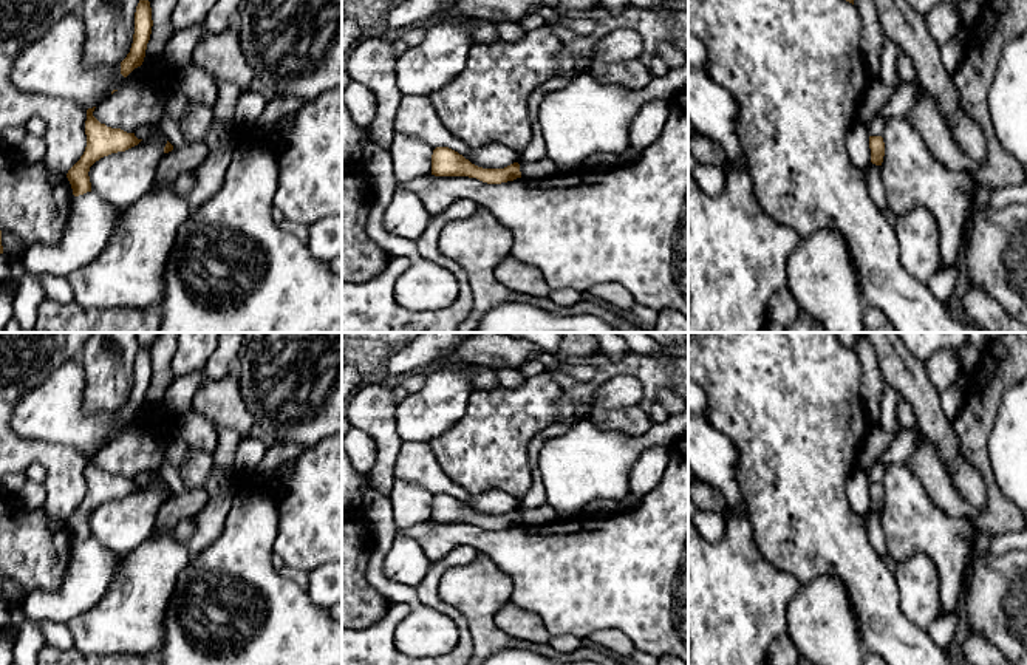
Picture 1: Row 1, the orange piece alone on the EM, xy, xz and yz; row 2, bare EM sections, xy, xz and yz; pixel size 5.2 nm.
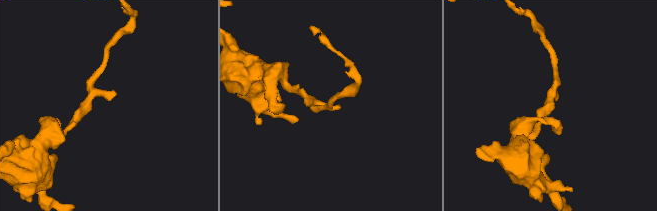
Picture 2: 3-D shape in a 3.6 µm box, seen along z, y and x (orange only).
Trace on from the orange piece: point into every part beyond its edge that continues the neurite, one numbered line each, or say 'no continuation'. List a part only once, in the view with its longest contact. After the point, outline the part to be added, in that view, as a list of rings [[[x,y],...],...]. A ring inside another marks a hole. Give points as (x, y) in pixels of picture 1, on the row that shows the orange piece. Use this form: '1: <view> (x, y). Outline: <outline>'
no continuation

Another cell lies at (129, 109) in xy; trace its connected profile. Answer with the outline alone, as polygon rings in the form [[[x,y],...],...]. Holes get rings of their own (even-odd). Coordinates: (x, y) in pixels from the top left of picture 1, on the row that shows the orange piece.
[[[152,80],[119,88],[99,104],[93,116],[107,127],[135,133],[147,124],[158,125],[165,111],[167,90]]]

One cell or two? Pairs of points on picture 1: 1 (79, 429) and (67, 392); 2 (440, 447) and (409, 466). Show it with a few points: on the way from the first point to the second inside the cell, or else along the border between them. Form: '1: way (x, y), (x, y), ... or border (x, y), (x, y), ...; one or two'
1: way (70, 419), (67, 416), (67, 401); one
2: border (427, 443), (441, 470), (452, 481); two

